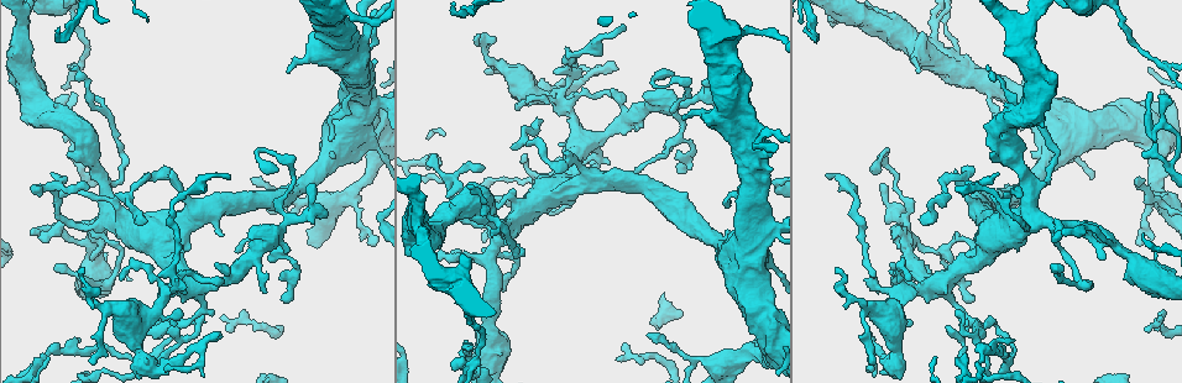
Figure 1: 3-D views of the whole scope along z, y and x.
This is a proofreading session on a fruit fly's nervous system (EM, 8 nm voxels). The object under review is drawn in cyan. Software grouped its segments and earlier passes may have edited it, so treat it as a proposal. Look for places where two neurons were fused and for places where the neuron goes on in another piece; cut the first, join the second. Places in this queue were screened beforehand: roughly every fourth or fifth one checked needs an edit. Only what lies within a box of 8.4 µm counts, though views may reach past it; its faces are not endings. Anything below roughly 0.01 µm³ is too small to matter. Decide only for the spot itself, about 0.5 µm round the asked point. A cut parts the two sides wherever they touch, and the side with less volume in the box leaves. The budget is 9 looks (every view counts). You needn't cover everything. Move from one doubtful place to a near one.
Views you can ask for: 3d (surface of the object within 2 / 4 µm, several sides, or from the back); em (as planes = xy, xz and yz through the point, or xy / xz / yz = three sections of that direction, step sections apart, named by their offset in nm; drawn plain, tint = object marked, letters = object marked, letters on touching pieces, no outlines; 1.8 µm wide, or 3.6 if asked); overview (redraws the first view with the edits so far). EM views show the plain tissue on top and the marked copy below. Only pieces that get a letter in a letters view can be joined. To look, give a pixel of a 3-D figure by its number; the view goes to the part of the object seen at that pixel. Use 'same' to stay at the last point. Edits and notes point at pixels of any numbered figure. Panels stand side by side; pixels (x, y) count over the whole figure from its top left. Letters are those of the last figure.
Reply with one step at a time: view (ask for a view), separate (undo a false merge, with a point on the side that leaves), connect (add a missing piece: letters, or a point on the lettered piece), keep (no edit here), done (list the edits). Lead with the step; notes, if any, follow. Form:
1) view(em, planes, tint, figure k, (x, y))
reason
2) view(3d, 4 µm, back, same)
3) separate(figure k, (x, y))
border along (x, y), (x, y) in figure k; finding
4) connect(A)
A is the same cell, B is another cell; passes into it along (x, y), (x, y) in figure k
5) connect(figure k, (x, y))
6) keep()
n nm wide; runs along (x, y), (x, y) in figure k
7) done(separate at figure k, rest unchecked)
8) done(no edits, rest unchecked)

view(em, planes, letters, figure 1, (978, 331))
branch point

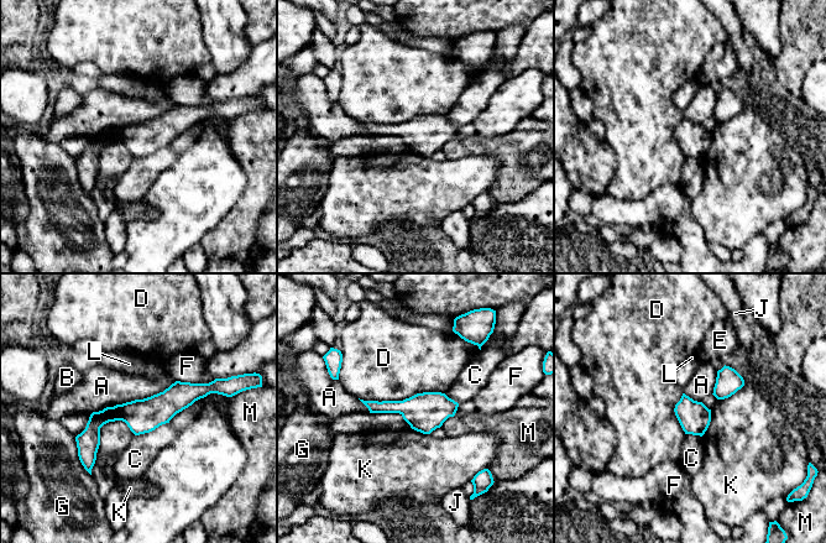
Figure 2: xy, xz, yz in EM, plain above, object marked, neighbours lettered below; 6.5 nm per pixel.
keep()
A, B, C, D, E, F, G, J, K, L and M are other cells; runs along (208, 386), (106, 414), (84, 461) in figure 2; continuous, no second neuron

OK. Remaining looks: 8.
view(em, xz, step 8, letters, figure 1, (560, 103))
abrupt turn

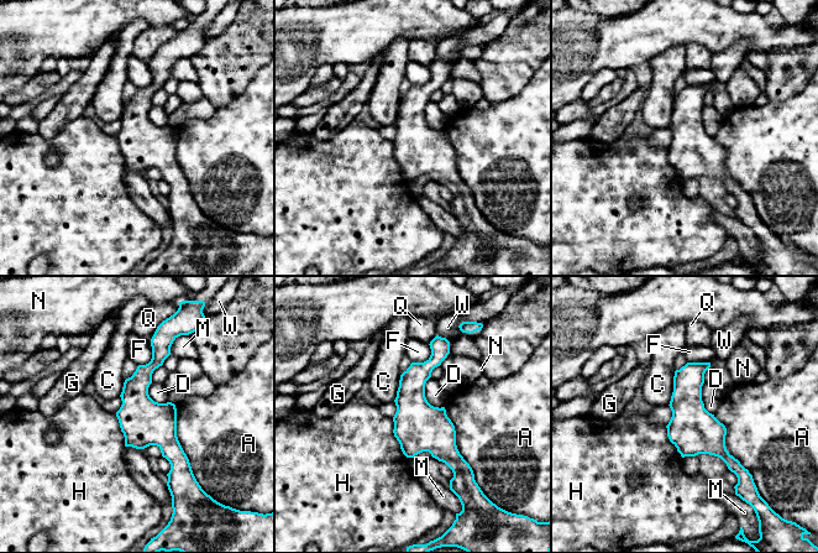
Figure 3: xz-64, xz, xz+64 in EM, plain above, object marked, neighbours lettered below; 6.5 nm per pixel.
keep()
A, C, D, F, G, H, M, N, Q and W are other cells; border along (430, 376), (425, 398), (444, 407) in figure 3; all the same neuron

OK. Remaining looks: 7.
view(3d, 4 µm, figure 1, (370, 143))
calibre changes

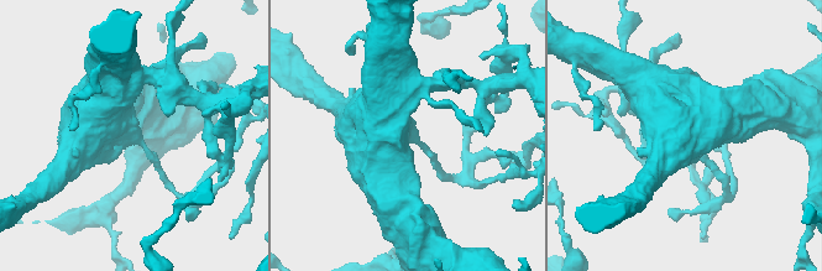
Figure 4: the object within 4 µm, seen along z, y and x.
view(em, 3.6 µm, xy, step 16, tint, figure 4, (126, 136))
need the tissue

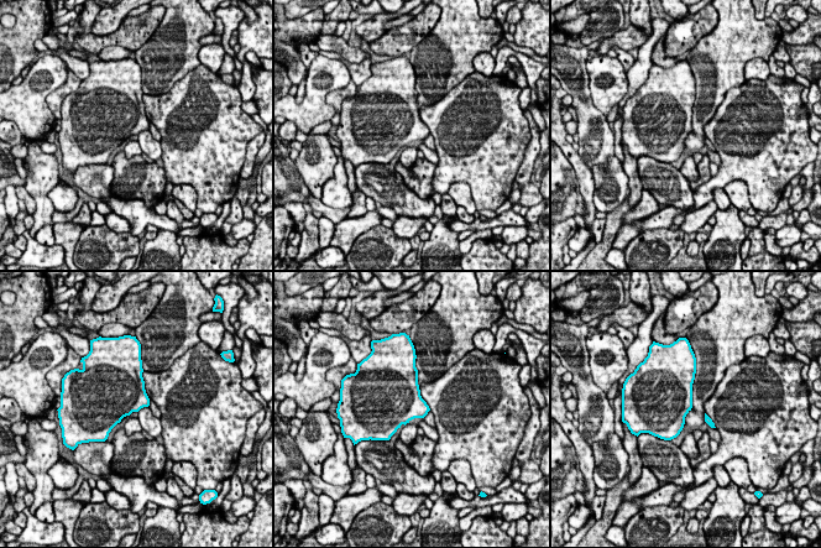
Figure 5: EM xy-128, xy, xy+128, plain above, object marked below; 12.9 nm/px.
view(em, 3.6 µm, planes, letters, same)

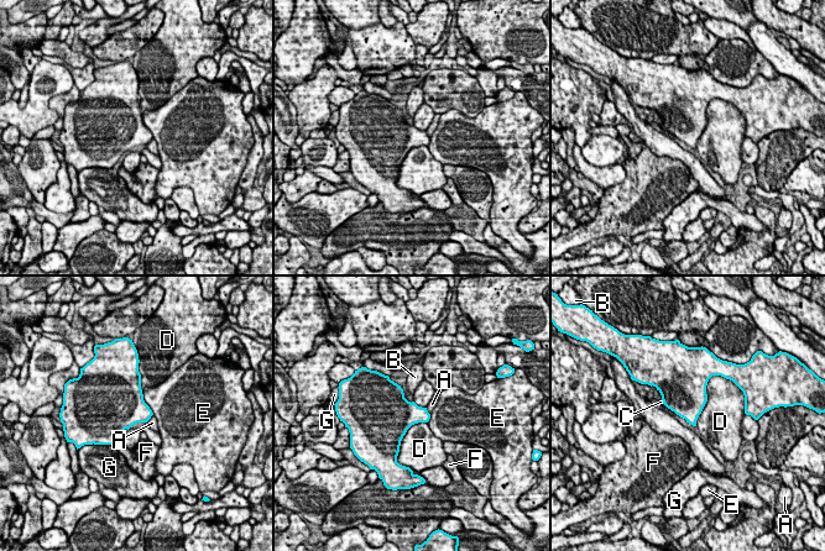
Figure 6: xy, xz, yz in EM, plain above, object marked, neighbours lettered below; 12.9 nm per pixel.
keep()
A, B, C, D, E, F and G are other cells; border along (413, 400), (426, 408) in figure 6; one neuron here

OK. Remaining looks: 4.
view(3d, 2 µm, figure 1, (470, 185))
end of a long branch

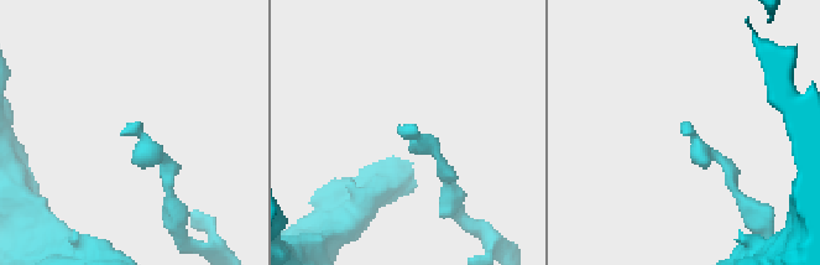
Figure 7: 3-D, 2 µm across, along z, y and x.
view(em, xy, step 4, tint, figure 7, (408, 129))

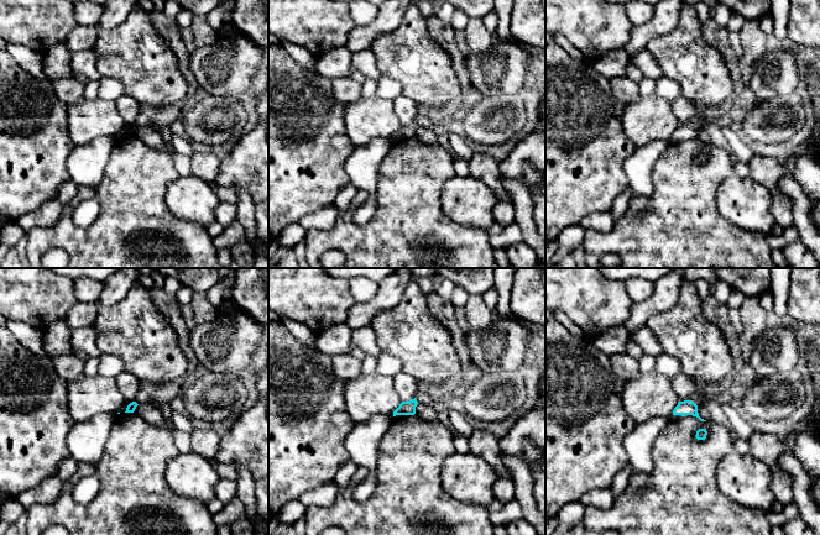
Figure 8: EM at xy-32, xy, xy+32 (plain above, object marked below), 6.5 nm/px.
view(em, xy, step 4, letters, same)

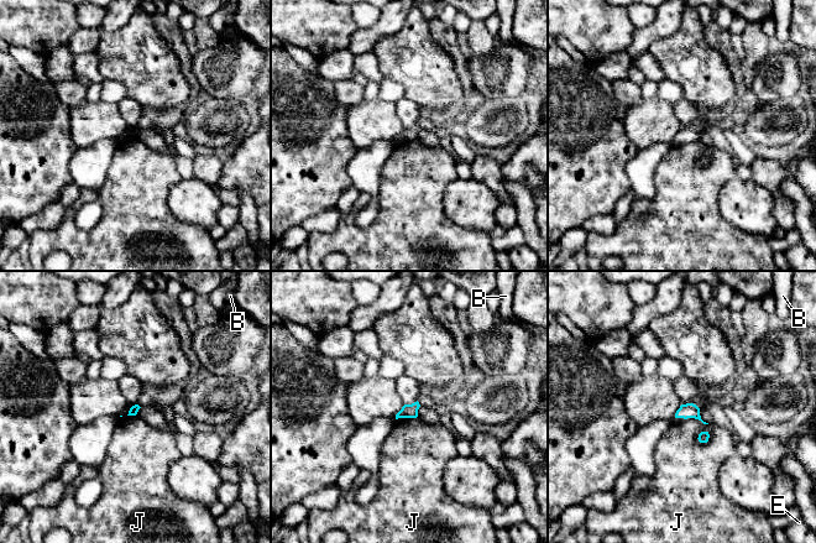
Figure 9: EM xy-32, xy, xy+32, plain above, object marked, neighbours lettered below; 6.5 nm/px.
keep()
B, E and J are other cells; border along (710, 434), (701, 432), (696, 438) in figure 9; no lettered piece goes on from it

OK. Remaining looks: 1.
done(no edits, rest unchecked)

